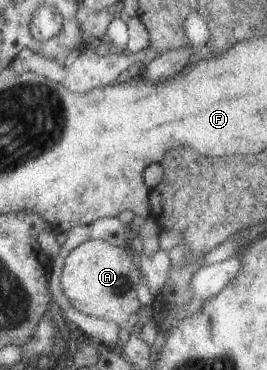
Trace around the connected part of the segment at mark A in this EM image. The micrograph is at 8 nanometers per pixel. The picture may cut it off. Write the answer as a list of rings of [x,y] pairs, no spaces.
[[[87,239],[78,246],[73,248],[70,253],[64,258],[63,264],[60,264],[62,273],[60,274],[60,285],[63,294],[71,303],[71,306],[80,313],[91,315],[97,318],[102,318],[108,321],[116,322],[118,325],[124,322],[136,313],[141,304],[137,299],[137,286],[142,280],[144,282],[141,271],[137,265],[138,262],[133,262],[132,256],[125,250],[124,247],[116,247],[101,239]]]

